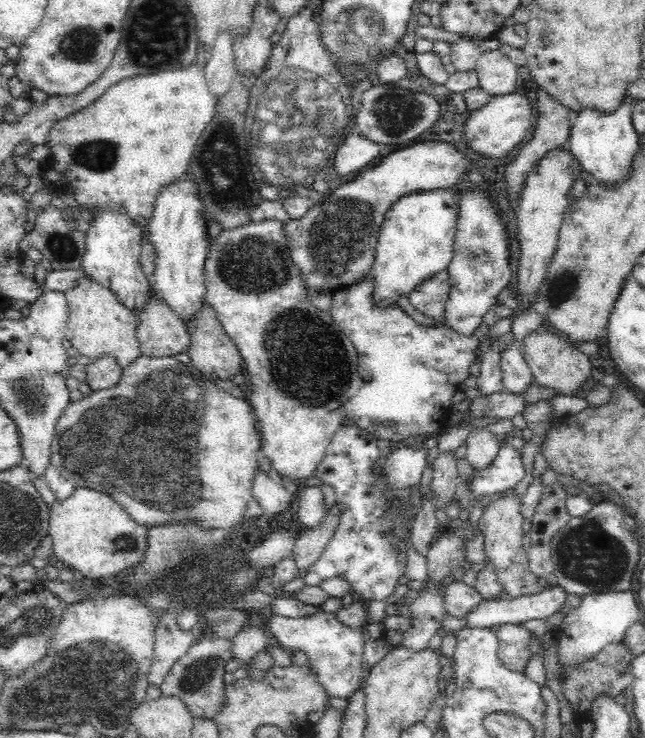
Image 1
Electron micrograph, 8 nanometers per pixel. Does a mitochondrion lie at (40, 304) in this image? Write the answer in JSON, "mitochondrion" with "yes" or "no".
{"mitochondrion":"no"}

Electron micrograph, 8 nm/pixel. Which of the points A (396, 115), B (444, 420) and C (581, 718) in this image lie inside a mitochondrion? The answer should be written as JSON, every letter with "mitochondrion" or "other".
{"A":"mitochondrion","B":"other","C":"other"}

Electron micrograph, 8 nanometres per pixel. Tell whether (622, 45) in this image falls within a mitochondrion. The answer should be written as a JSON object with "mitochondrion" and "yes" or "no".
{"mitochondrion":"no"}

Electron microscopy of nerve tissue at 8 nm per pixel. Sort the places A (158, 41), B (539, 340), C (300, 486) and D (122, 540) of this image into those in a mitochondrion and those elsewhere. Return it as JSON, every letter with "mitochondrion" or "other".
{"A":"mitochondrion","B":"other","C":"other","D":"mitochondrion"}

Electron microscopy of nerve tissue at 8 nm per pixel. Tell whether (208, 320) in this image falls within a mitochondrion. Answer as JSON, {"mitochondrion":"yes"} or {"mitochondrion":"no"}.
{"mitochondrion":"no"}

